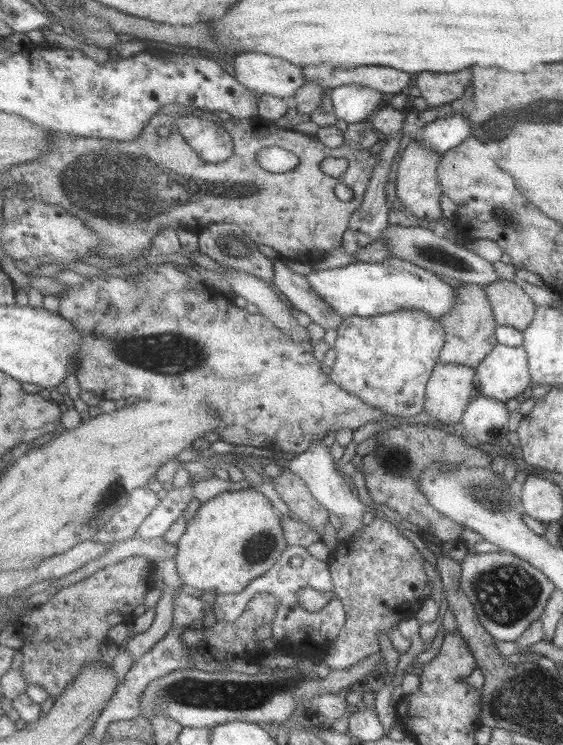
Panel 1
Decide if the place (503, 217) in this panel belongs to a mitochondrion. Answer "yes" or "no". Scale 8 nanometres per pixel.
yes

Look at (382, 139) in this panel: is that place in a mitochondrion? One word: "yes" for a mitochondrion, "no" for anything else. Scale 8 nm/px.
no

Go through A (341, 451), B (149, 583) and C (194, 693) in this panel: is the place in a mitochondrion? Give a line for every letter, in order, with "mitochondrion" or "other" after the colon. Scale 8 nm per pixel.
A: other
B: other
C: mitochondrion

